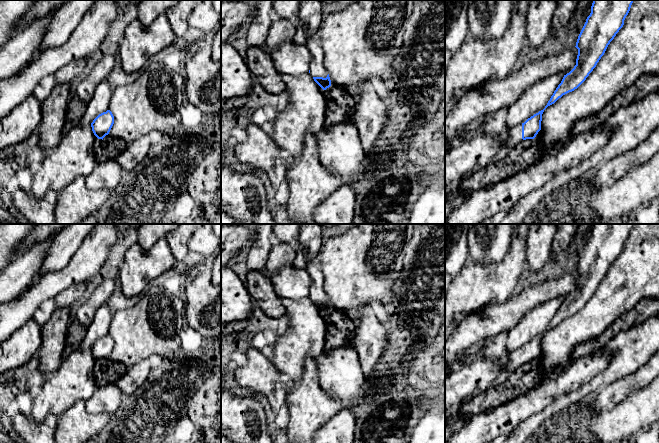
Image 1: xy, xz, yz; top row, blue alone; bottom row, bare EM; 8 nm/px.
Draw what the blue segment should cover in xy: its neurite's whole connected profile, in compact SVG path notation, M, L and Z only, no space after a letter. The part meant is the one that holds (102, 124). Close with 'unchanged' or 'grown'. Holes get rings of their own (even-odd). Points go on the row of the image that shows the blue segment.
M110 110L99 114L91 123L92 131L98 139L109 134L114 124L114 116Z | unchanged

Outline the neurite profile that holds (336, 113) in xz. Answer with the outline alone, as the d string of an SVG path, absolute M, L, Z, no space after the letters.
M330 86L325 90L325 100L328 103L324 126L331 127L352 119L354 110L354 97L342 88Z

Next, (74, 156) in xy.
M91 124L75 125L67 134L62 135L58 145L46 153L38 171L32 176L31 193L33 196L41 199L49 190L59 193L77 177L88 176L98 163L97 154L95 153L97 140L98 138L94 135Z

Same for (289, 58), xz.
M287 41L276 49L268 47L265 43L261 49L269 53L280 74L299 77L309 73L311 54L306 45L297 45L294 41Z

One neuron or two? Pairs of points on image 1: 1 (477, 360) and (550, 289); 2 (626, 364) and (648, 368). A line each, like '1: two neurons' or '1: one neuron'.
1: two neurons
2: two neurons

